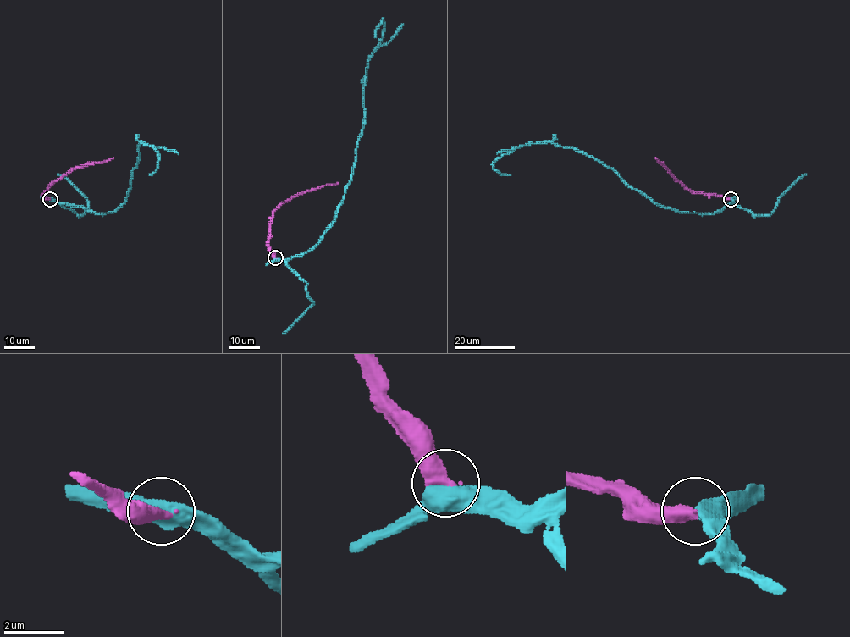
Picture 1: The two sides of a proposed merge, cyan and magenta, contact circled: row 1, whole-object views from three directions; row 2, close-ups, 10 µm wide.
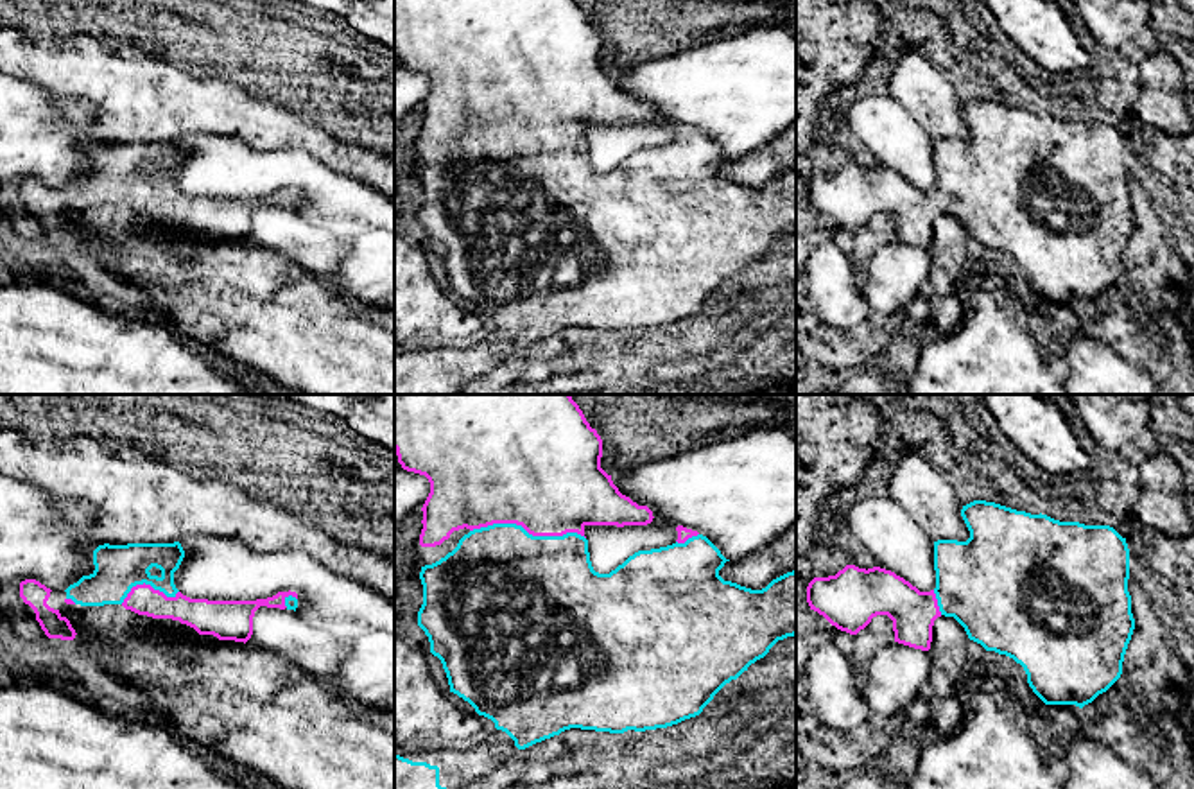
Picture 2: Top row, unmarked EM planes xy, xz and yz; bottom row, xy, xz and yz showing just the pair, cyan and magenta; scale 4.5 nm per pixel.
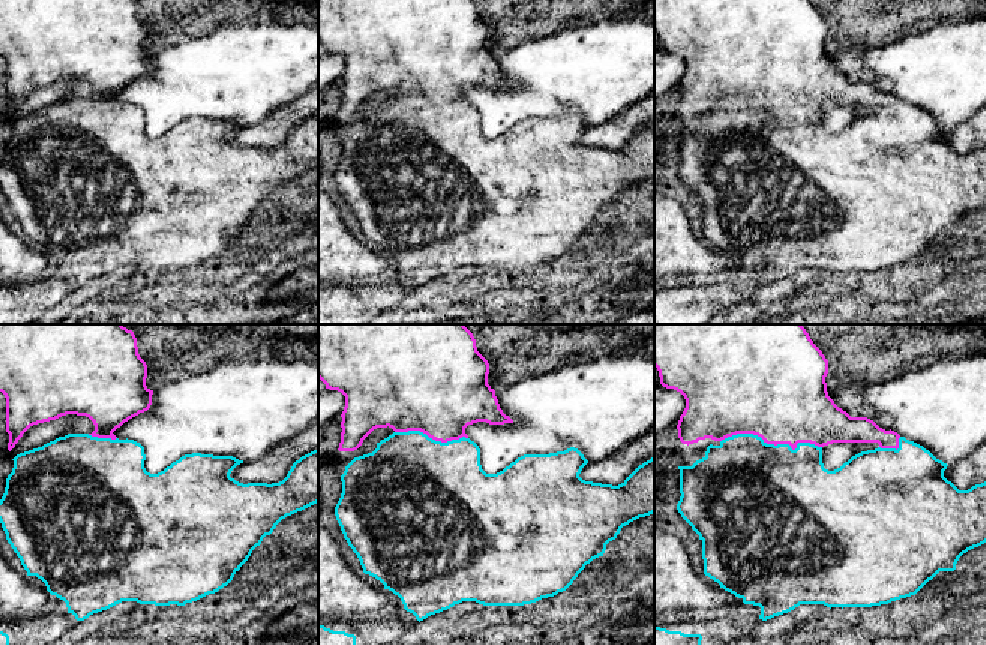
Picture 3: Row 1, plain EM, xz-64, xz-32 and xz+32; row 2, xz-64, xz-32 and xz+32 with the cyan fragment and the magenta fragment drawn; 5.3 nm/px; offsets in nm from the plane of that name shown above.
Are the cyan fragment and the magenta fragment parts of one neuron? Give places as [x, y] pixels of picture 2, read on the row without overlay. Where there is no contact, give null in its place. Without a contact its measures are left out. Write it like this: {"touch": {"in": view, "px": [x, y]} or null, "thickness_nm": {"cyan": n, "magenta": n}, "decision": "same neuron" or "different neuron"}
{"touch": {"in": "xz", "px": [526, 130]}, "thickness_nm": {"cyan": 500, "magenta": 480}, "decision": "same neuron"}

